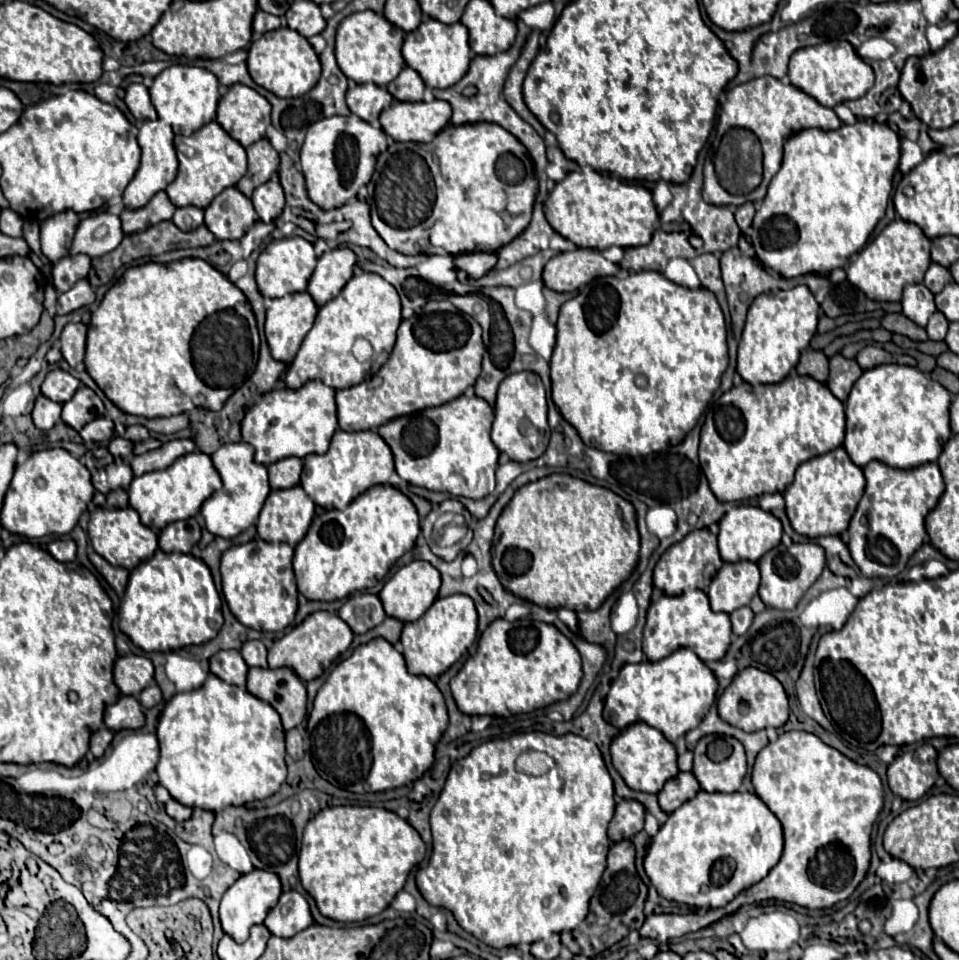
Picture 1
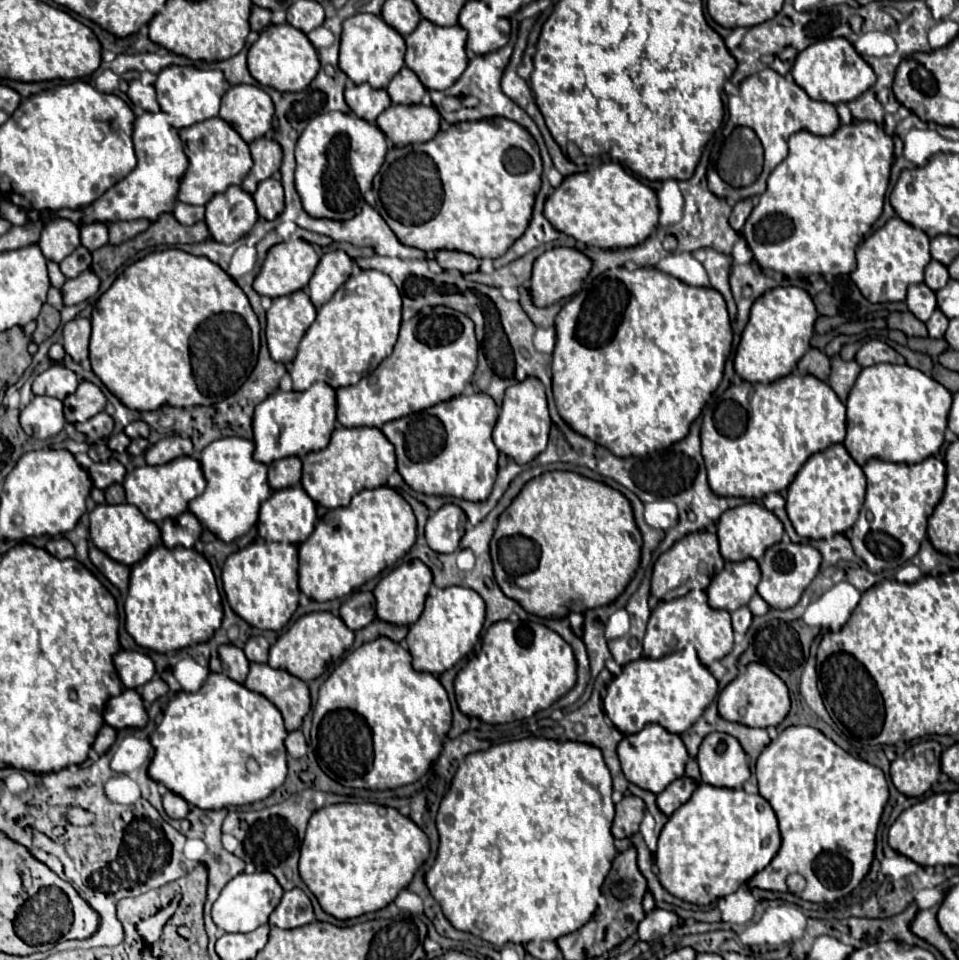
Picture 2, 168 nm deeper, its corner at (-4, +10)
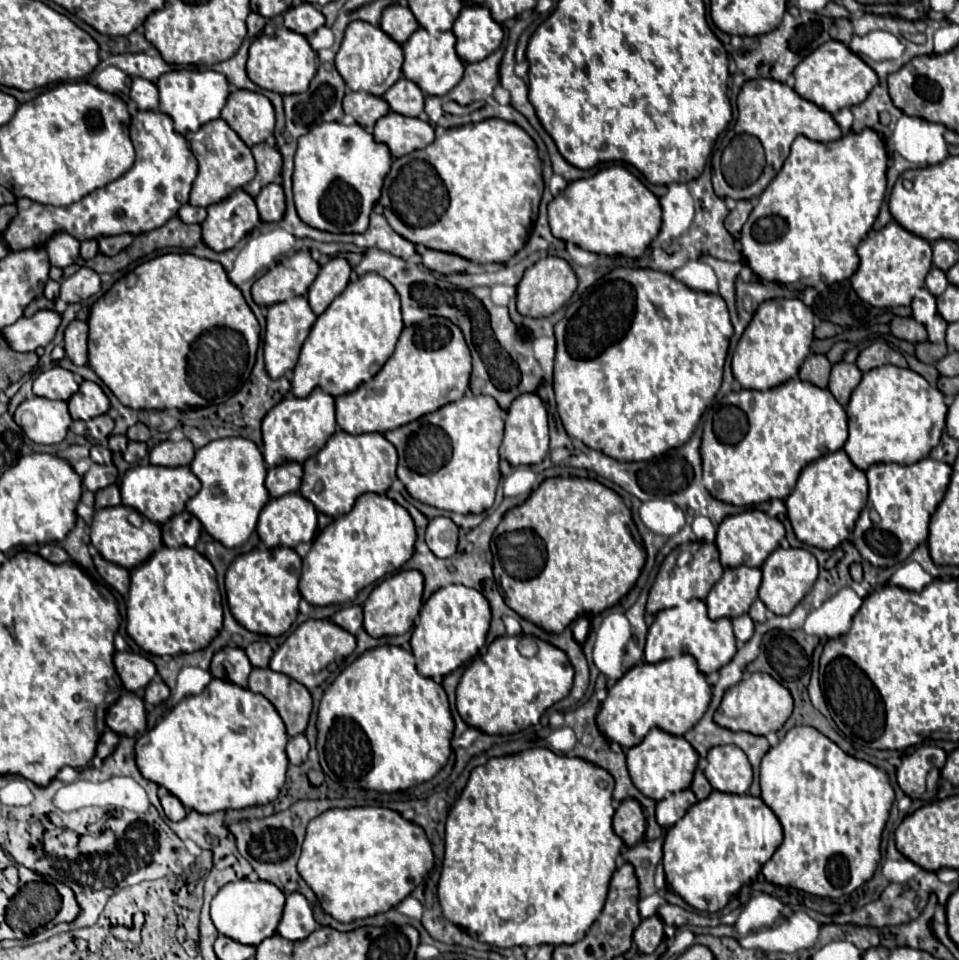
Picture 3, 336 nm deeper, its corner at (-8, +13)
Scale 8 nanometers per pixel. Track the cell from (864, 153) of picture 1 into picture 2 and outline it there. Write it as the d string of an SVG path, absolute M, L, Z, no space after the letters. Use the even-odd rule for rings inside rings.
M853 121L841 125L833 135L817 137L799 131L789 139L789 155L775 167L767 179L767 191L761 195L753 213L743 225L743 237L753 251L759 267L791 275L845 275L855 269L855 249L883 211L883 199L889 185L893 163L891 137L871 121Z

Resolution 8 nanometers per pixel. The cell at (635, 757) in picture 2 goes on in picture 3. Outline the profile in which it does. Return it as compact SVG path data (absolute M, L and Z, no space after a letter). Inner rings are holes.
M651 728L649 734L643 738L643 742L627 748L625 754L627 754L627 768L633 784L653 800L663 800L671 792L689 788L699 760L699 754L683 736L673 736L659 728Z

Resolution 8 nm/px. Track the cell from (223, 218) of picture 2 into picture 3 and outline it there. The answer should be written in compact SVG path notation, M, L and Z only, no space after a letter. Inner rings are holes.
M235 190L225 200L207 208L207 218L201 224L203 240L215 252L233 248L247 232L261 224L255 200L245 190Z

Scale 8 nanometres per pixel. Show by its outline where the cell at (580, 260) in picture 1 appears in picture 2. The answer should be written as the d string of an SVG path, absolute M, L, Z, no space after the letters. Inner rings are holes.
M557 247L557 249L545 251L541 257L537 257L537 261L533 265L529 295L531 295L531 299L537 307L549 307L549 305L553 305L561 299L567 299L567 297L575 295L581 289L589 271L591 271L591 261L575 249Z

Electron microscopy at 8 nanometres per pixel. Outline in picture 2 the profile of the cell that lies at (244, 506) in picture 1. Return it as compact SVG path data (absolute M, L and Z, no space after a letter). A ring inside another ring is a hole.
M225 437L209 443L199 457L207 487L201 497L195 497L189 503L189 511L199 519L203 527L207 527L225 543L245 535L257 523L259 505L271 495L271 487L267 483L267 467L253 459L253 451L255 445L251 441L241 437Z

